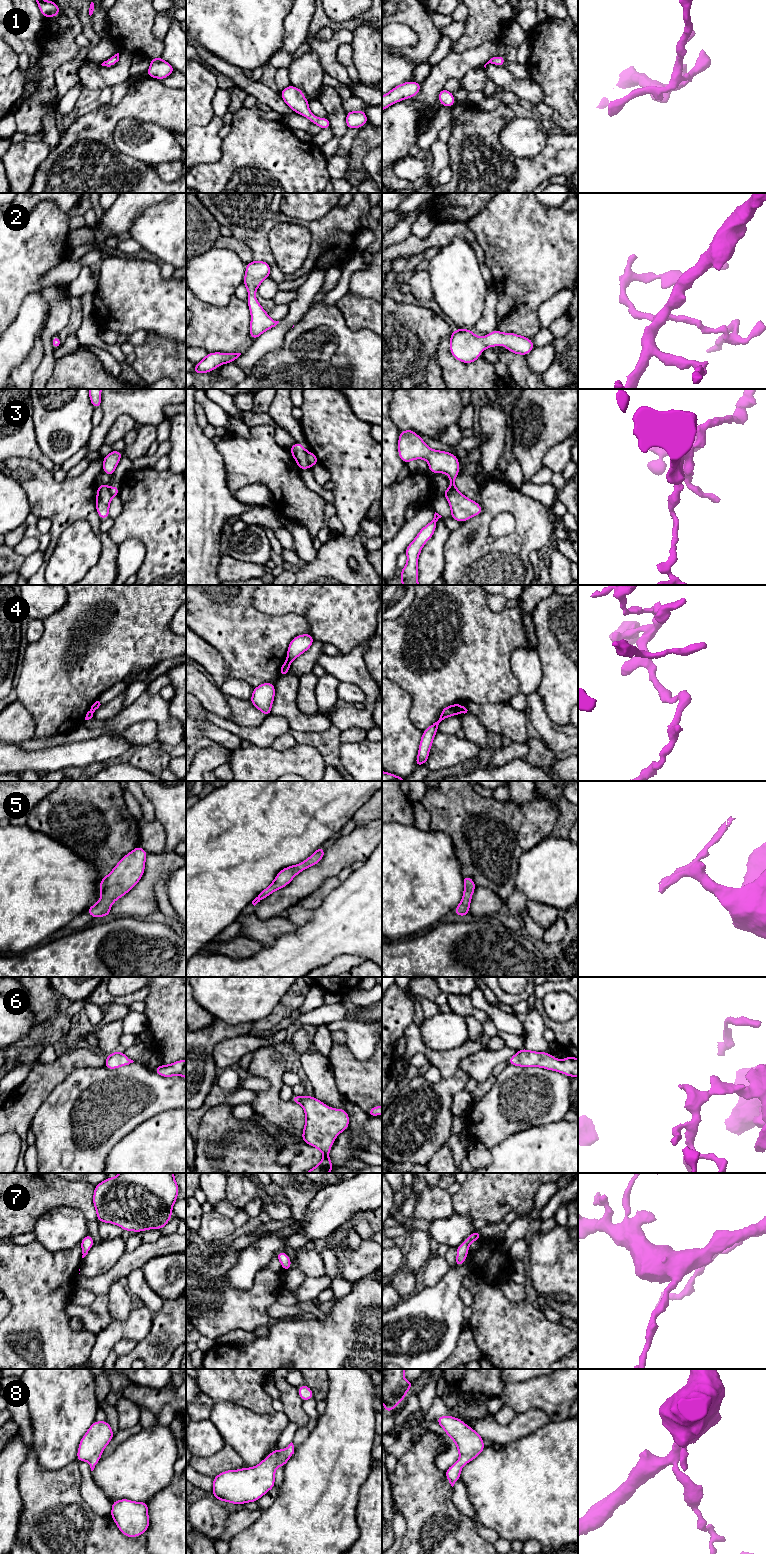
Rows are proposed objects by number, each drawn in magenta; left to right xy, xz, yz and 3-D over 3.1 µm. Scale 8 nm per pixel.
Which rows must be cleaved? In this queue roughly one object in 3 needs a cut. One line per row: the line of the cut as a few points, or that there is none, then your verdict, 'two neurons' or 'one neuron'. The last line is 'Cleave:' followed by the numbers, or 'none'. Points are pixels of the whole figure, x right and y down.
1: no cut | one neuron
2: no cut | one neuron
3: xz (306, 454), (306, 458), (311, 466) | two neurons
4: xz (286, 659), (289, 664) | two neurons
5: no cut | one neuron
6: no cut | one neuron
7: no cut | one neuron
8: no cut | one neuron
Cleave: 3, 4

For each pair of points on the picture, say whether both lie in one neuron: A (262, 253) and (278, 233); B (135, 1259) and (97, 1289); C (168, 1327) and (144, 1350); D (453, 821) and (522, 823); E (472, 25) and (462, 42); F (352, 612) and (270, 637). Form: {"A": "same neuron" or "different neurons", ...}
{"A": "different neurons", "B": "same neuron", "C": "same neuron", "D": "same neuron", "E": "same neuron", "F": "different neurons"}

